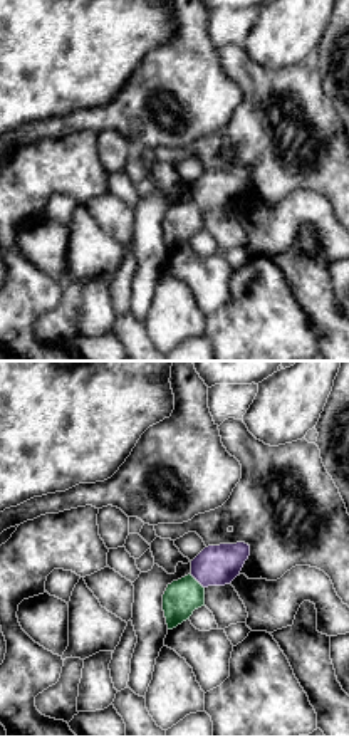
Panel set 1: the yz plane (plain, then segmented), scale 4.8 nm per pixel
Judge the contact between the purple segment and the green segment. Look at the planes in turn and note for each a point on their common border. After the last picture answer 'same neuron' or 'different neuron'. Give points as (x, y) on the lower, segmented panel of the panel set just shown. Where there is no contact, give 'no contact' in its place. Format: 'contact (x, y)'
contact (197, 580)

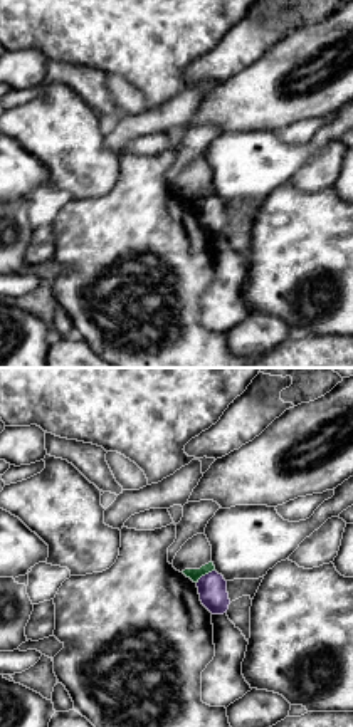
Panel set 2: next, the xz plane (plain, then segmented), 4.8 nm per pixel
contact (205, 575)

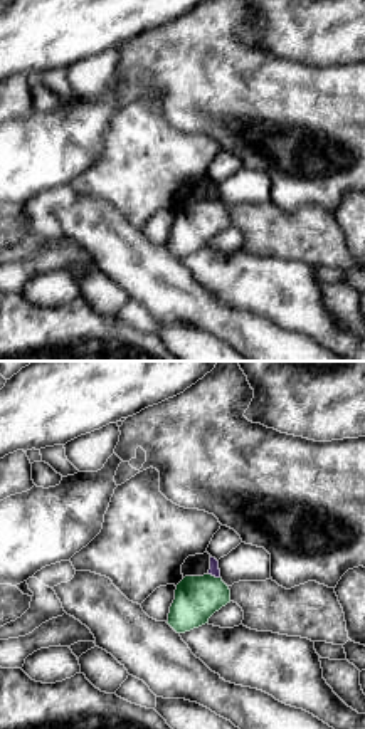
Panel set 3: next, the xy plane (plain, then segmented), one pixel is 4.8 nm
contact (214, 575)

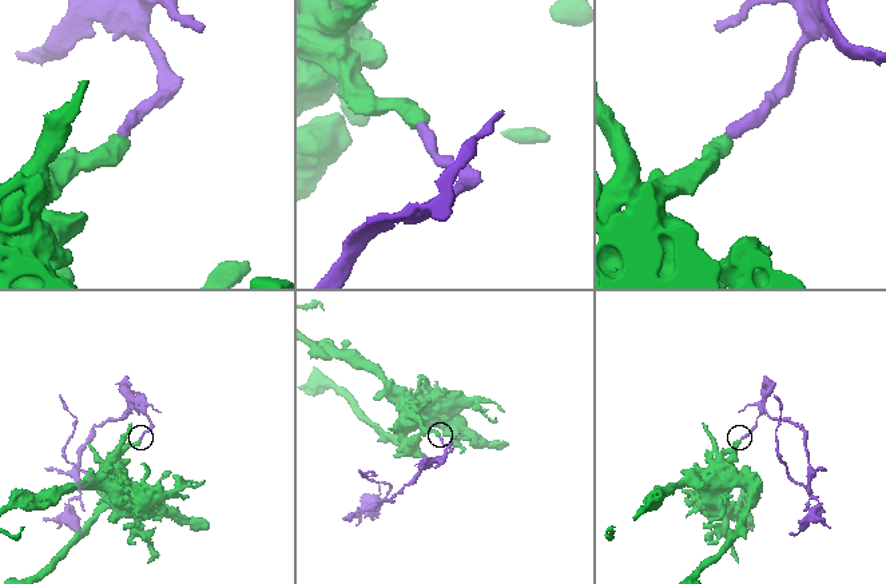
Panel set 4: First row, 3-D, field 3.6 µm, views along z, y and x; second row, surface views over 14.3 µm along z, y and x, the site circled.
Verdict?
different neuron

